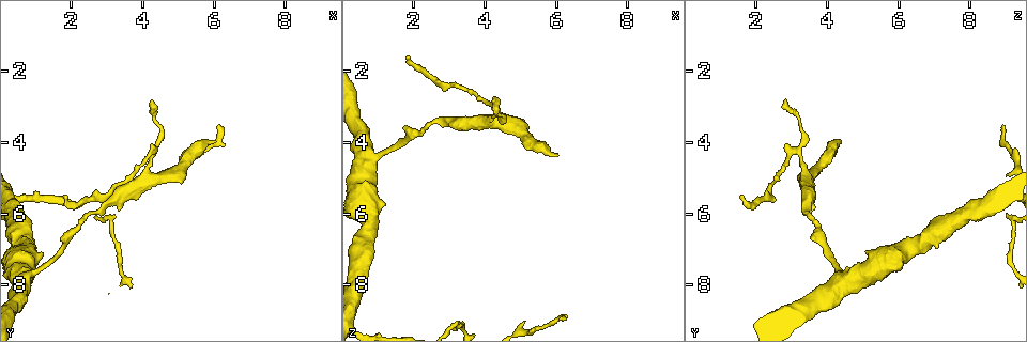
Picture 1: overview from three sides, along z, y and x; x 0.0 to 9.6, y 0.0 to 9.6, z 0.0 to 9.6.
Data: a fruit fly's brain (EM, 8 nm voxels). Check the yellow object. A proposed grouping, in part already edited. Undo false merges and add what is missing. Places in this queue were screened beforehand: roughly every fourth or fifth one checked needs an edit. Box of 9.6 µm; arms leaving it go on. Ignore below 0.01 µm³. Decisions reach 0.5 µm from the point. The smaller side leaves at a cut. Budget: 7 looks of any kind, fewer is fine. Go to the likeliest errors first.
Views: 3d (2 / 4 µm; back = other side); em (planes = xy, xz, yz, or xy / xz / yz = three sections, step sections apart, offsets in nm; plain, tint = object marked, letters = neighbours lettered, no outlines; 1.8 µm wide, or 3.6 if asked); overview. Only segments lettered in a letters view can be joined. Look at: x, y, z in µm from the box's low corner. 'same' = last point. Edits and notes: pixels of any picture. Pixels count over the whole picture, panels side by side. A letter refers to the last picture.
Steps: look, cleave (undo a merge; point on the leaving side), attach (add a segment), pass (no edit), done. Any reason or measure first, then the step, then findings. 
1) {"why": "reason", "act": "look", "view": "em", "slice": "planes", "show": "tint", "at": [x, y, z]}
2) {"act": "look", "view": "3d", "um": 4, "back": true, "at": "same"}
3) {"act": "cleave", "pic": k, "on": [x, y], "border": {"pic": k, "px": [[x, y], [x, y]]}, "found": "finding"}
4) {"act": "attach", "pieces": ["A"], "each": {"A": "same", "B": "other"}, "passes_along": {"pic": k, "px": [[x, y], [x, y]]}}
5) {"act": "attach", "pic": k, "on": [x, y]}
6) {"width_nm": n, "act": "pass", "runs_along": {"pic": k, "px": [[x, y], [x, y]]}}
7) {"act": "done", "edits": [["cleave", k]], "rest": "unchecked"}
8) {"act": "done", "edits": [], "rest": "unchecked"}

{"why": "free end", "act": "look", "view": "em", "slice": "planes", "show": "letters", "at": [6.00, 4.00, 4.45]}

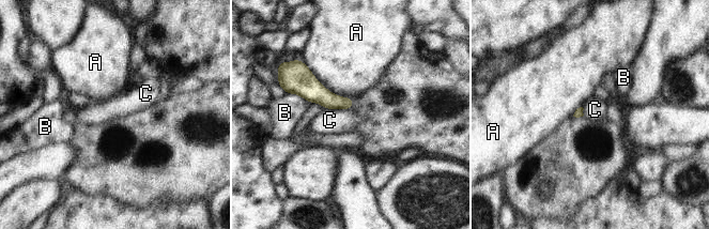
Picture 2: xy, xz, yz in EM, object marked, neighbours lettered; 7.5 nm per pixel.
{"act": "pass", "each": {"A": "other", "B": "other", "C": "other"}, "border": {"pic": 2, "px": [[324, 107], [350, 109]]}, "found": "no lettered segment goes on from it"}

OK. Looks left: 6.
{"why": "three arms meet", "act": "look", "view": "3d", "um": 2, "at": [4.35, 4.20, 3.05]}

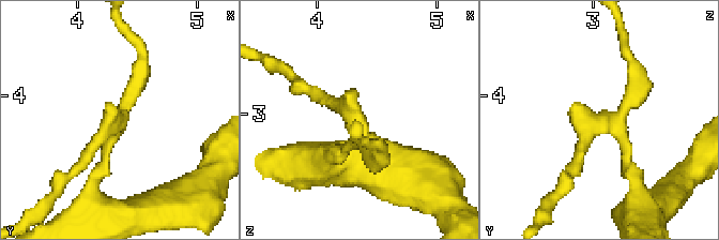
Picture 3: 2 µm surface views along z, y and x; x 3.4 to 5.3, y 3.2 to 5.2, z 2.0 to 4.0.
{"arms": 3, "act": "look", "view": "em", "slice": "xz", "step": 4, "show": "tint", "at": [4.30, 4.26, 3.10]}

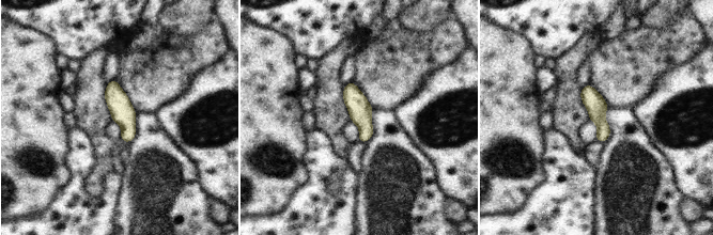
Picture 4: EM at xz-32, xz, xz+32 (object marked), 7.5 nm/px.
{"act": "look", "view": "em", "slice": "planes", "show": "letters", "at": "same"}

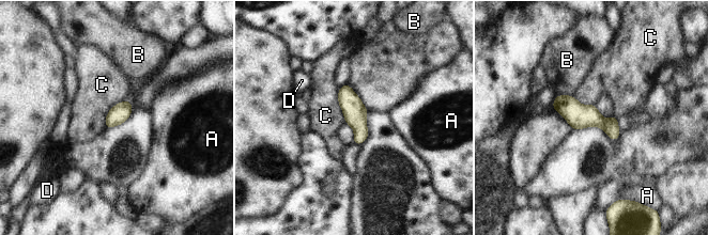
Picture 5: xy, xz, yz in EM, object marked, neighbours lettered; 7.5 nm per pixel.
{"act": "pass", "each": {"A": "other", "B": "other", "C": "other", "D": "other"}, "runs_along": {"pic": 5, "px": [[558, 97], [615, 137]]}, "found": "all the same neuron"}

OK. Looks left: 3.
{"act": "look", "view": "3d", "um": 2, "at": [1.90, 5.50, 1.60]}

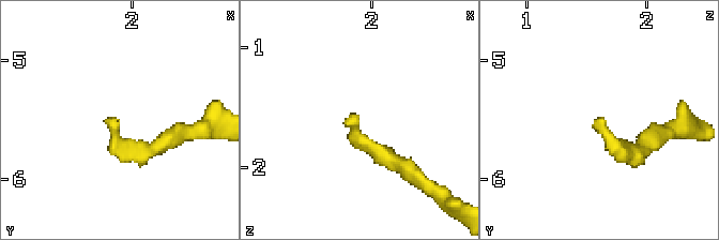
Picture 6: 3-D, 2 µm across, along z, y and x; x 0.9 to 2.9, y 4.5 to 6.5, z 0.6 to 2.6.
{"act": "look", "view": "em", "um": 3.6, "slice": "xy", "step": 8, "show": "letters", "at": [1.90, 5.50, 1.56]}

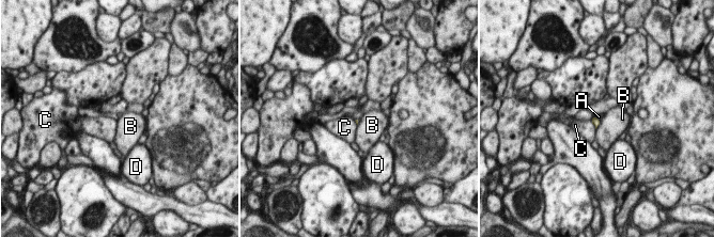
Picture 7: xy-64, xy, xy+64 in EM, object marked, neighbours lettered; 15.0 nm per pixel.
{"act": "pass", "each": {"A": "other", "B": "other", "C": "other", "D": "other"}, "border": {"pic": 7, "px": [[600, 120], [600, 124], [595, 128]]}, "found": "none of them fits"}

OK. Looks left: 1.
{"act": "done", "edits": [], "rest": "unchecked"}

